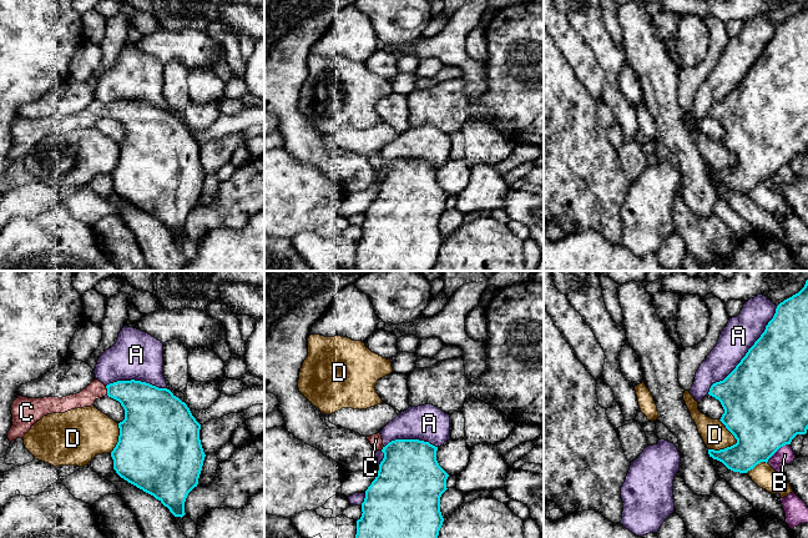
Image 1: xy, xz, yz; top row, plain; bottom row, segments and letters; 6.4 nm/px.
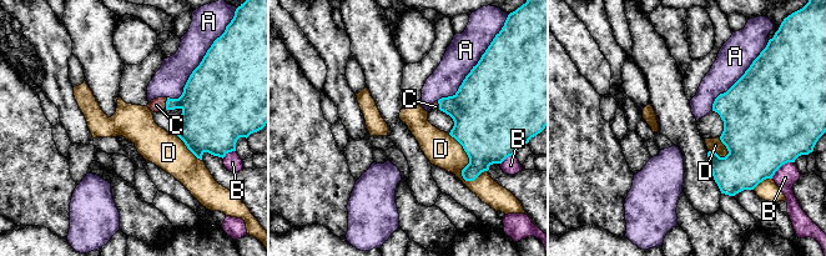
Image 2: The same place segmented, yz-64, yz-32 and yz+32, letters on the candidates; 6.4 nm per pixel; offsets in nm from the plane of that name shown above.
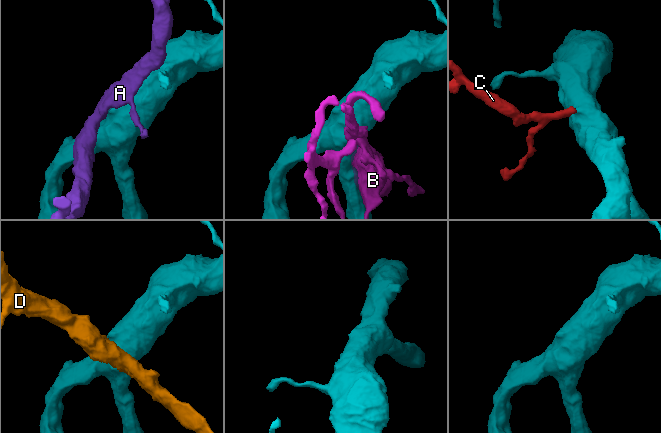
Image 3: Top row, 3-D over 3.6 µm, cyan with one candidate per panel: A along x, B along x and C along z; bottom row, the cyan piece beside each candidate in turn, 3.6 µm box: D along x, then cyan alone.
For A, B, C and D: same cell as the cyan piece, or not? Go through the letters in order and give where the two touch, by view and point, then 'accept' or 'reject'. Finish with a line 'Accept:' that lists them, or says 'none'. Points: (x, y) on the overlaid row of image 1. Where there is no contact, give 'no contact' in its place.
A: yz (747, 352) | reject
B: yz (778, 448) | reject
C: xy (107, 391) | accept
D: yz (733, 445) | reject
Accept: C

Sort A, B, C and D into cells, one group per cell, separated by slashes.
A / B / C / D

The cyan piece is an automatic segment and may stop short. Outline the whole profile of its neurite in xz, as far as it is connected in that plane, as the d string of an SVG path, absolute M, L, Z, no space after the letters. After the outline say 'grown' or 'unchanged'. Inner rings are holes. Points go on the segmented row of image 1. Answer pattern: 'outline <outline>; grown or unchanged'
outline M382 434L367 437L377 451L384 453L375 479L365 491L362 517L357 521L355 538L438 538L444 518L440 512L440 497L448 489L449 474L436 461L438 447L419 439L395 439L383 446Z; grown

